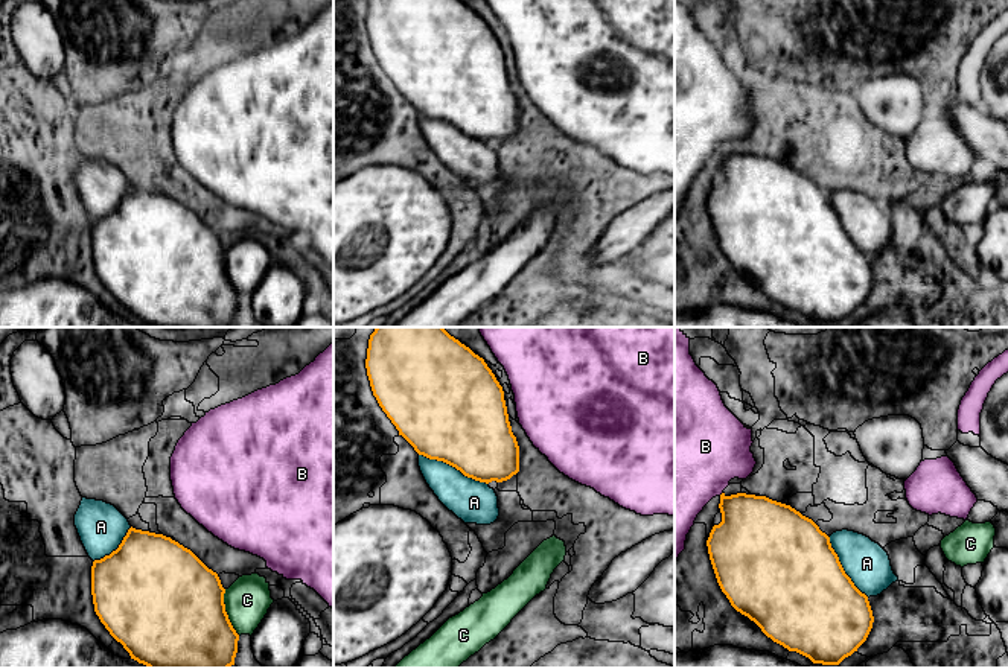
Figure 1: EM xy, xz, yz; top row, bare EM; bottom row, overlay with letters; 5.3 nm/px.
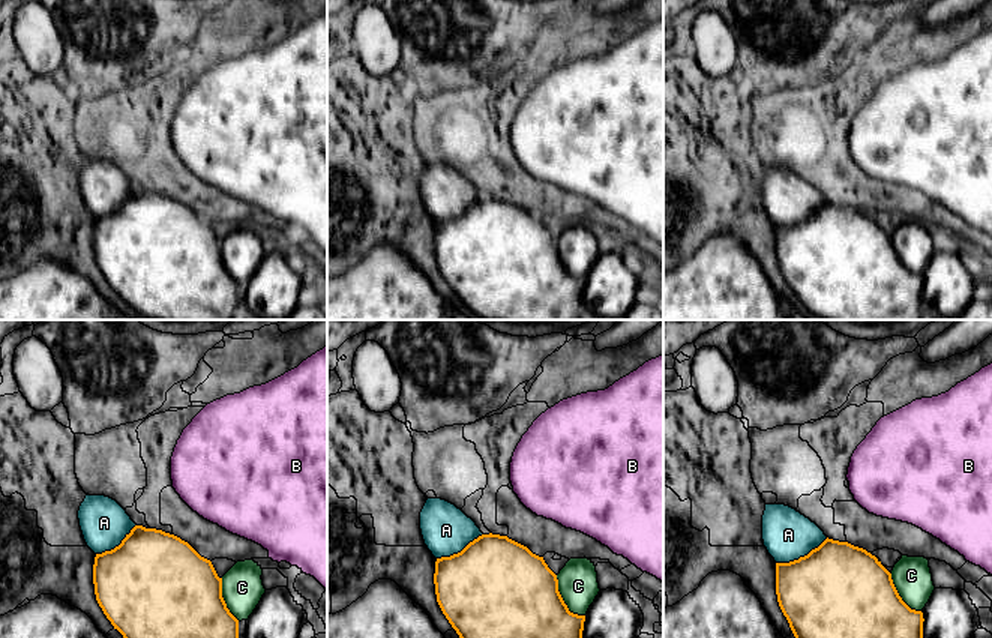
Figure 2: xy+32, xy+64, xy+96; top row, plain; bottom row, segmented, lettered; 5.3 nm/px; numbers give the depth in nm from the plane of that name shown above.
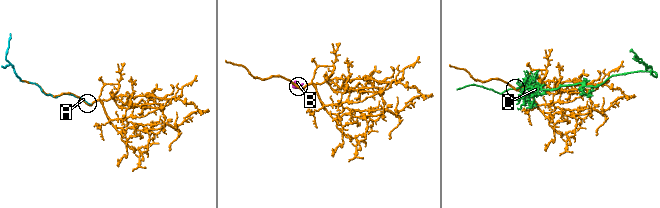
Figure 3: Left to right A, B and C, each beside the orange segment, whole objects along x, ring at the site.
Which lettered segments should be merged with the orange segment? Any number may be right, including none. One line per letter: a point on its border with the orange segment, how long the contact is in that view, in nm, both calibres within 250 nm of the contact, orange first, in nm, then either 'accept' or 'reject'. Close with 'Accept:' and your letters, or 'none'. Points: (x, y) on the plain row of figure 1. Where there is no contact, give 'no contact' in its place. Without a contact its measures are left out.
A: contact xz (454, 125); length 400 nm; calibres 480 and 220 nm; accept
B: no contact; reject
C: contact xy (226, 271); length 260 nm; calibres 500 and 240 nm; reject
Accept: A

